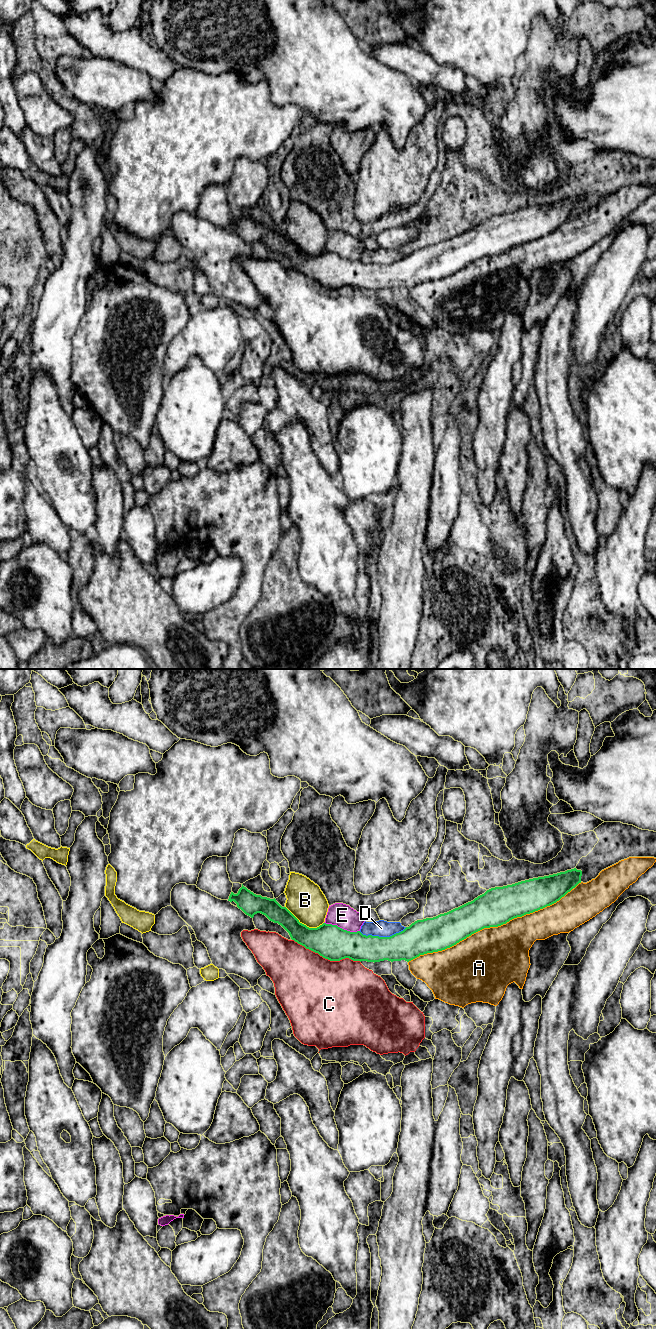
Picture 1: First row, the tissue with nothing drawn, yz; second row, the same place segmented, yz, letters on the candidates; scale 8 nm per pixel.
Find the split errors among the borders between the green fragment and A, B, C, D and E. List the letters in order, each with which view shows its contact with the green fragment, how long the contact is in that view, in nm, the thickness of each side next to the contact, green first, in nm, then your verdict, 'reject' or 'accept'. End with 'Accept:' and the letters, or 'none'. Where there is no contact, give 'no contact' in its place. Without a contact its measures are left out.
A: meets green in yz; contact 1450 nm long; 300 nm thick on the green side, 480 nm on the other; reject
B: meets green in yz; contact 340 nm long; 280 nm thick on the green side, 300 nm on the other; reject
C: meets green in yz; contact 600 nm long; 280 nm thick on the green side, 500 nm on the other; reject
D: meets green in yz; contact 380 nm long; 240 nm thick on the green side, 140 nm on the other; reject
E: meets green in yz; contact 300 nm long; 280 nm thick on the green side, 190 nm on the other; reject
Accept: none

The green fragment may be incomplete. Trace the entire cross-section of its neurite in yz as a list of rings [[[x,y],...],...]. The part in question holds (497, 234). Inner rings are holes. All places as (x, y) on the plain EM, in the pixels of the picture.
[[[574,196],[512,213],[491,216],[471,230],[436,245],[417,248],[403,259],[390,265],[366,264],[360,259],[350,260],[337,253],[326,251],[317,256],[309,256],[300,251],[275,226],[270,227],[256,223],[244,215],[243,212],[237,222],[231,220],[228,229],[234,229],[237,235],[251,246],[257,241],[265,243],[270,249],[281,253],[289,261],[292,268],[330,289],[340,289],[349,286],[353,289],[374,291],[384,288],[391,290],[405,288],[409,290],[420,283],[450,276],[484,256],[498,255],[514,246],[522,245],[550,234],[581,211],[581,204],[582,199]]]

